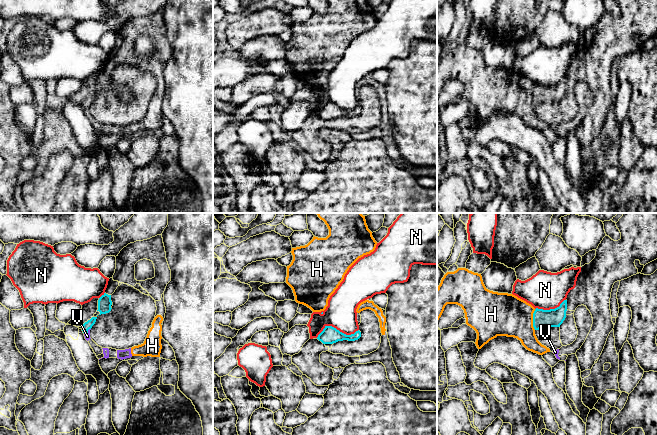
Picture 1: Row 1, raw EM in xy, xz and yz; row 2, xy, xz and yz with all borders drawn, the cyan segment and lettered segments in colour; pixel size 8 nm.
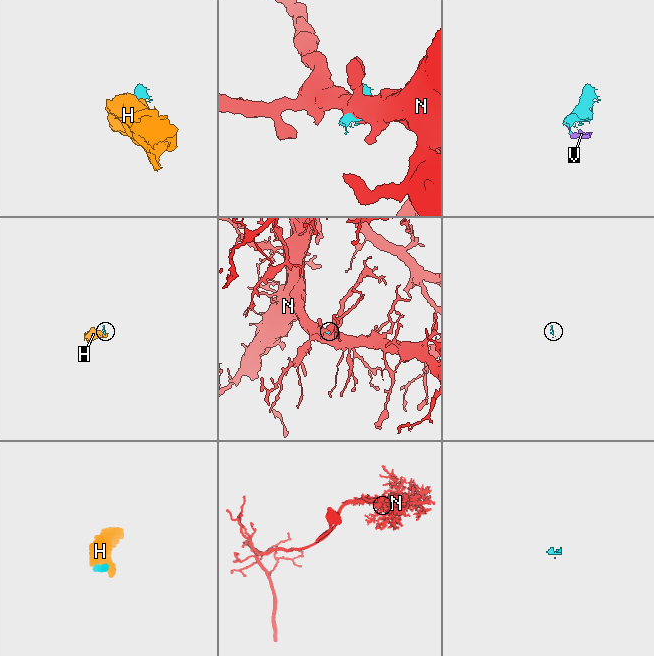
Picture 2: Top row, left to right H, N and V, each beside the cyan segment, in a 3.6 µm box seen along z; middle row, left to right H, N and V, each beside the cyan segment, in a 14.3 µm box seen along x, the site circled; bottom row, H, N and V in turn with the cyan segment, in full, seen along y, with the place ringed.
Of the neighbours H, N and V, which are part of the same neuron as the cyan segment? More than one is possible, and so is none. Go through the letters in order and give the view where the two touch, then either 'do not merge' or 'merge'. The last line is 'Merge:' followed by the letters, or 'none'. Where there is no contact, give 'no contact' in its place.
H: contact in yz; merge
N: contact in xz; do not merge
V: contact in xy; merge
Merge: H, V

